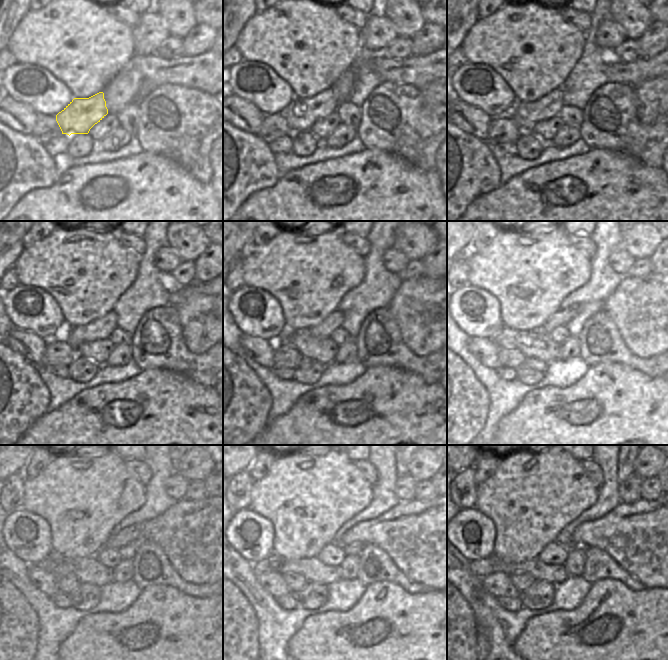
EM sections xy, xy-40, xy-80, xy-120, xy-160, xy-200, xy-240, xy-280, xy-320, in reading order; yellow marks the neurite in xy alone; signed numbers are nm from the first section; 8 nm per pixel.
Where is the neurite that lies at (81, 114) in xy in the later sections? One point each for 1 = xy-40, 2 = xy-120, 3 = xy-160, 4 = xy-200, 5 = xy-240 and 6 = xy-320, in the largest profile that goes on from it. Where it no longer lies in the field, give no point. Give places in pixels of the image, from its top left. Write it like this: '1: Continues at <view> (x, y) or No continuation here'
1: Continues at xy-40 (302, 113)
2: Continues at xy-120 (99, 329)
3: Continues at xy-160 (334, 320)
4: Continues at xy-200 (560, 318)
5: Continues at xy-240 (202, 539)
6: Continues at xy-320 (650, 539)

